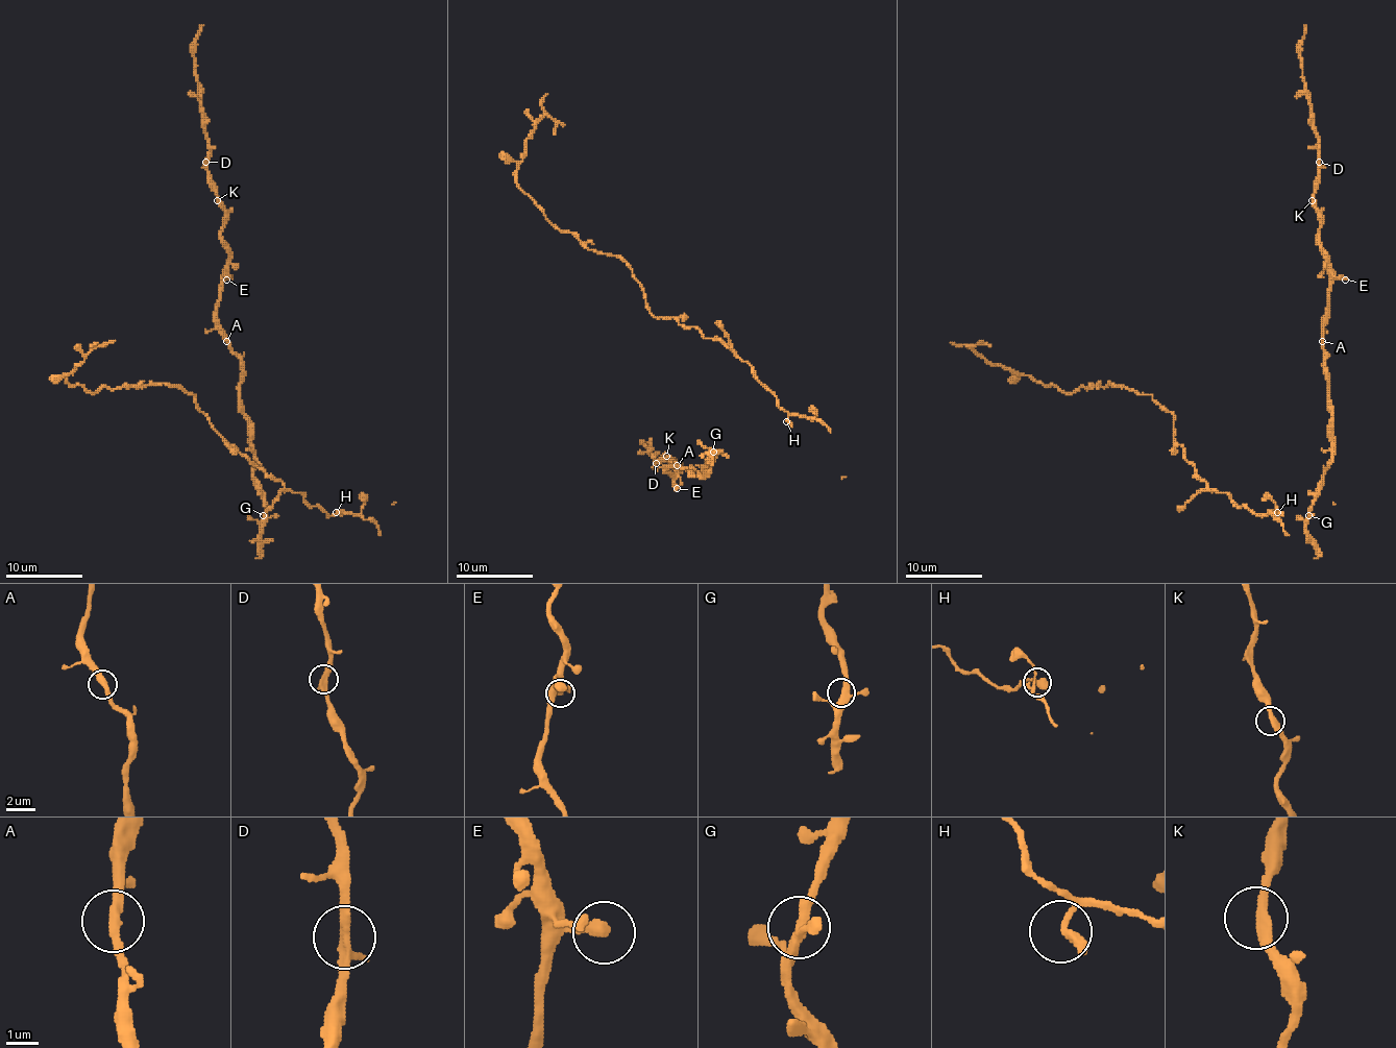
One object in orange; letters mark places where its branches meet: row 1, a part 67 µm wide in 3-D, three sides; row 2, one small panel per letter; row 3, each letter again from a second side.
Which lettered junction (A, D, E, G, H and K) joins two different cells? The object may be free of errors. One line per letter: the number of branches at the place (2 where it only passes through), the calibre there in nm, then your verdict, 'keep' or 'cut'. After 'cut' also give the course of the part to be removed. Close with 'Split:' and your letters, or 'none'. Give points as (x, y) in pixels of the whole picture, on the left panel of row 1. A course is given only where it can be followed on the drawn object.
A: branches 2; calibre 340 nm; keep
D: branches 2; calibre 360 nm; keep
E: branches 1; calibre 400 nm; keep
G: branches 3; calibre 360 nm; keep
H: branches 2; calibre 320 nm; keep
K: branches 2; calibre 360 nm; keep
Split: none

